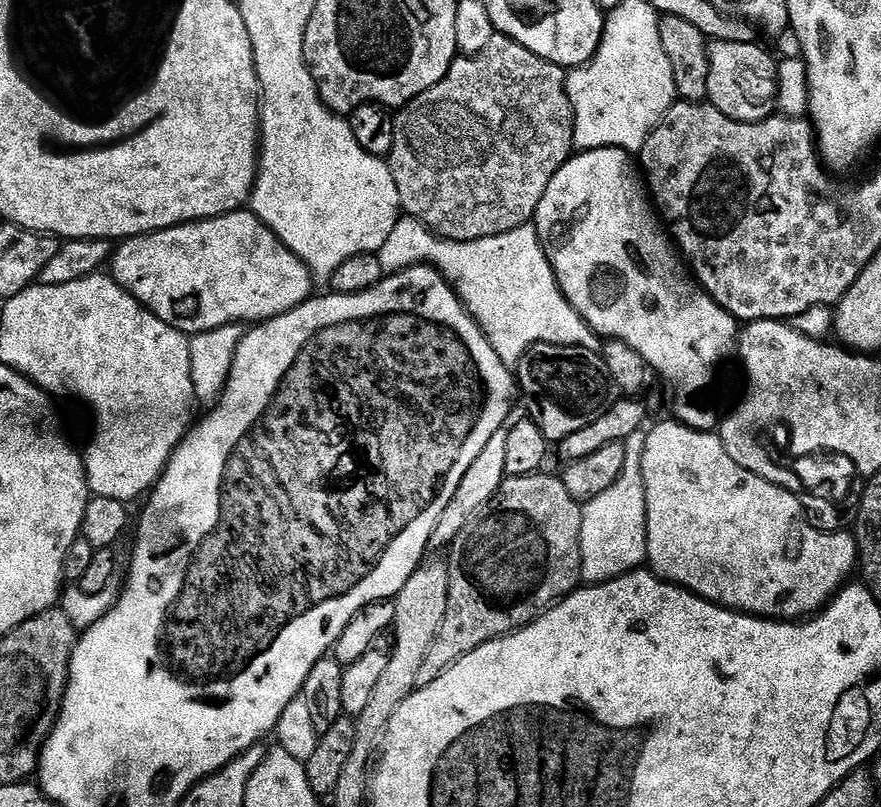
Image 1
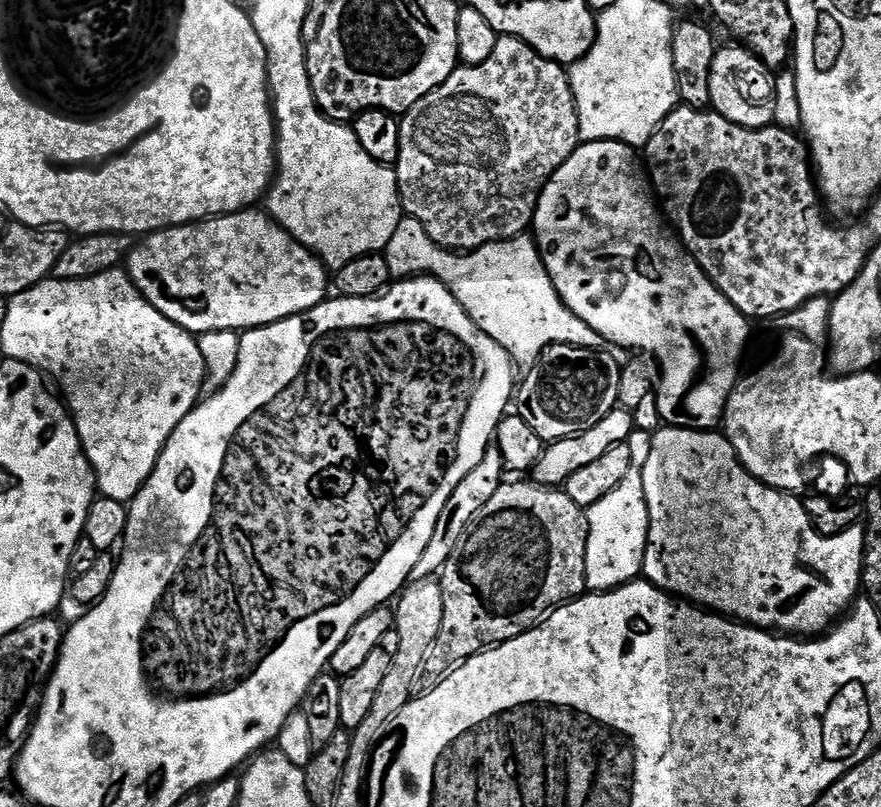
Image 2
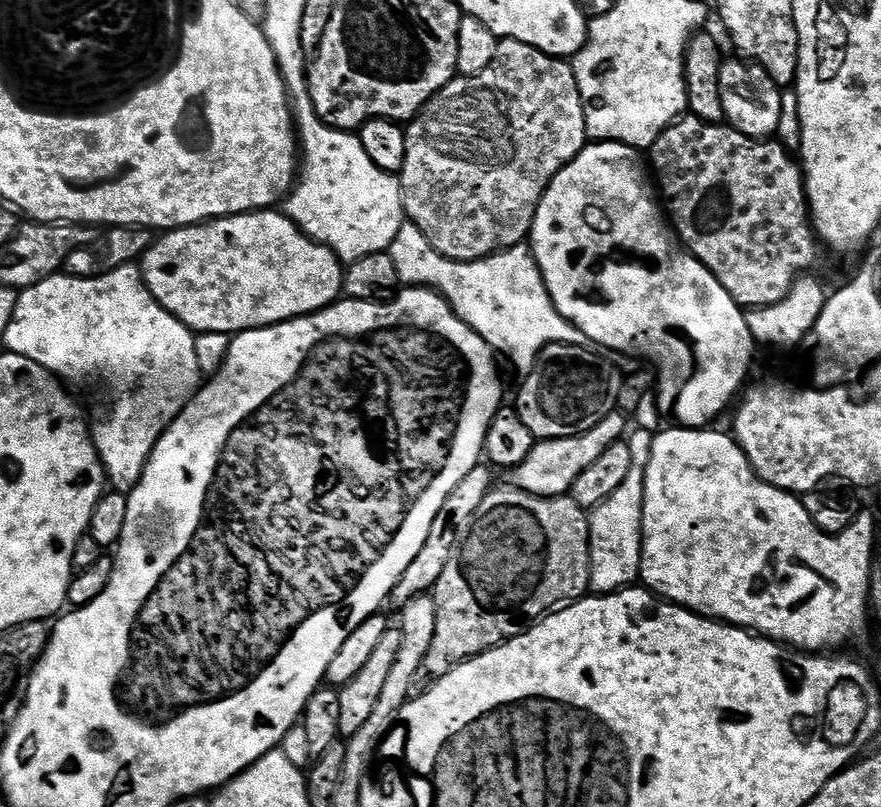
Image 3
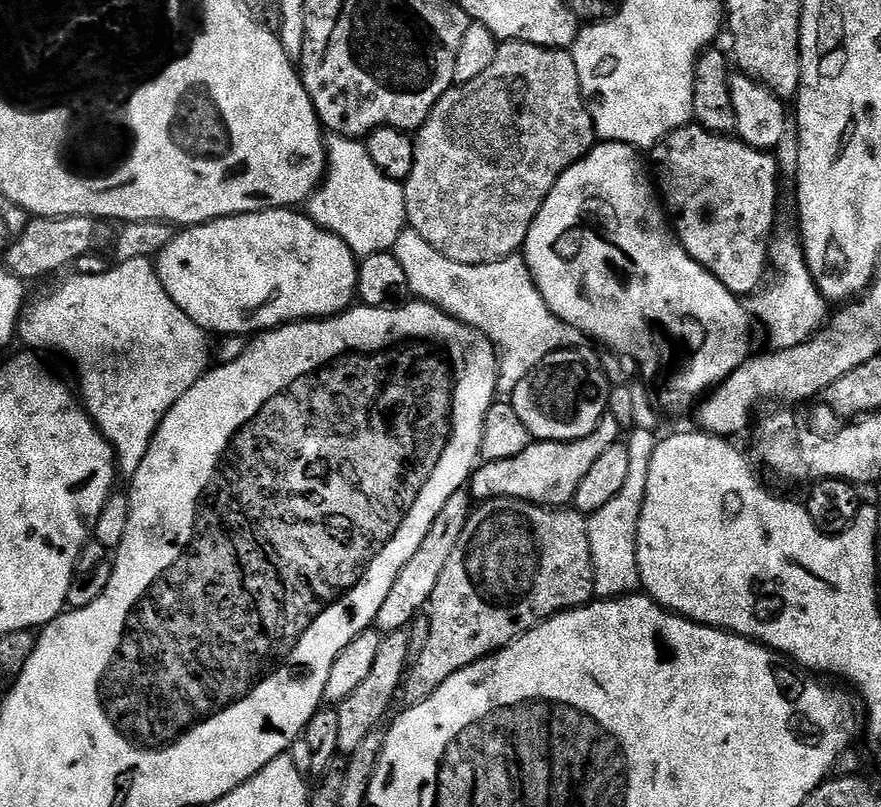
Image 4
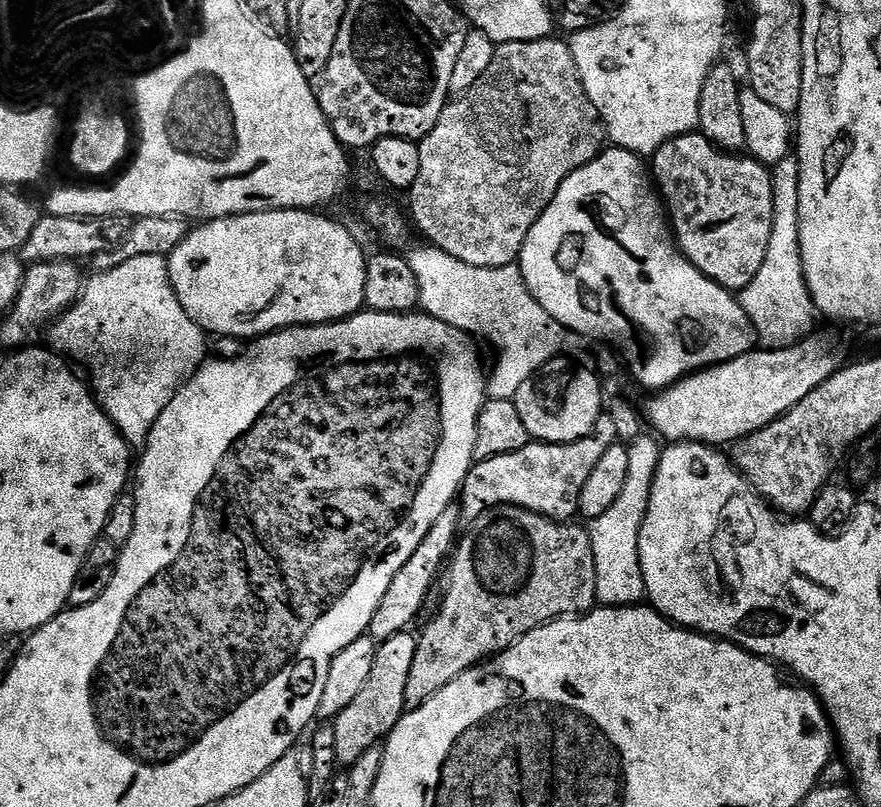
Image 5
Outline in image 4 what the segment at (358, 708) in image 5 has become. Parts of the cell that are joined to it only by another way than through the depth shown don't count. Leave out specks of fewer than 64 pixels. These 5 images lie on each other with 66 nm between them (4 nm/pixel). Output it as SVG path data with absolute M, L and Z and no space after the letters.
M407 631L390 632L381 639L378 646L378 658L374 658L374 667L370 674L336 708L338 714L338 746L340 752L350 754L362 746L362 742L374 731L377 731L385 723L384 715L388 712L388 707L392 704L392 699L397 699L402 685L406 679L406 673L413 659L414 649L412 647L412 637Z

